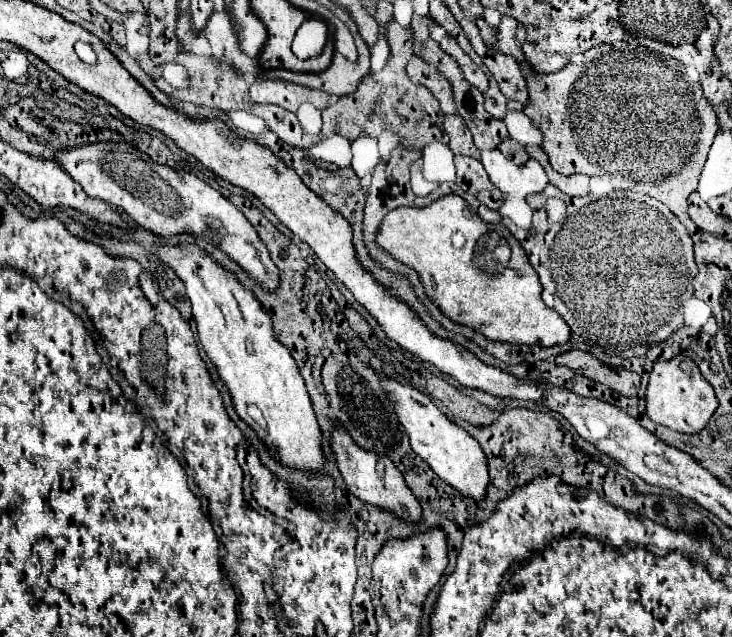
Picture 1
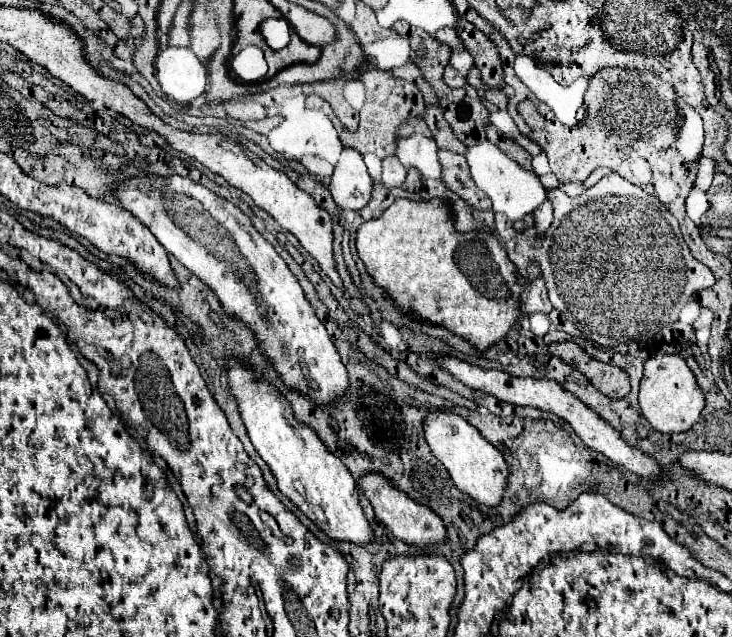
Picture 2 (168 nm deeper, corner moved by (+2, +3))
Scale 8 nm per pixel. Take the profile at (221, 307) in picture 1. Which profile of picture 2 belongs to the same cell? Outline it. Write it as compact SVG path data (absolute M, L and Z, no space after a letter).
M227 360L229 388L237 398L241 418L259 456L269 464L279 490L311 520L321 532L333 540L347 540L357 546L371 544L375 532L363 512L355 480L341 460L333 456L321 438L295 420L291 404L277 394L273 386L257 382L253 370L237 360Z

